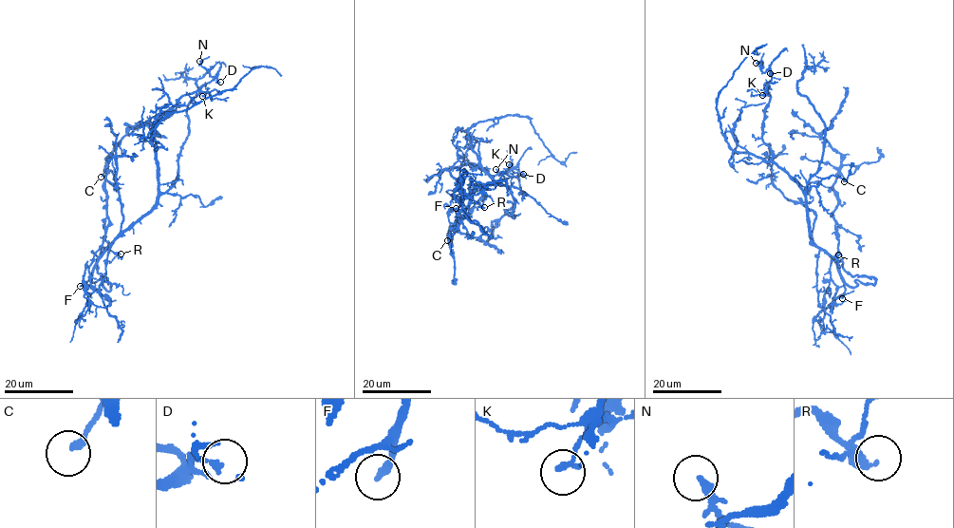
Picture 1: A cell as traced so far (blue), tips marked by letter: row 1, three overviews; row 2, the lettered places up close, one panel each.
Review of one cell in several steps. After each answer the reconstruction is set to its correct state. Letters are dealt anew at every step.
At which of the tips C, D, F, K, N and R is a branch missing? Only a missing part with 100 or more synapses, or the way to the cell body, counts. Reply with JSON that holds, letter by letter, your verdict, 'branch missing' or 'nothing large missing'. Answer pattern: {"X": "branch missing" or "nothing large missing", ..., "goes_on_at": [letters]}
{"C": "nothing large missing", "D": "nothing large missing", "F": "branch missing", "K": "nothing large missing", "N": "nothing large missing", "R": "nothing large missing", "goes_on_at": ["F"]}

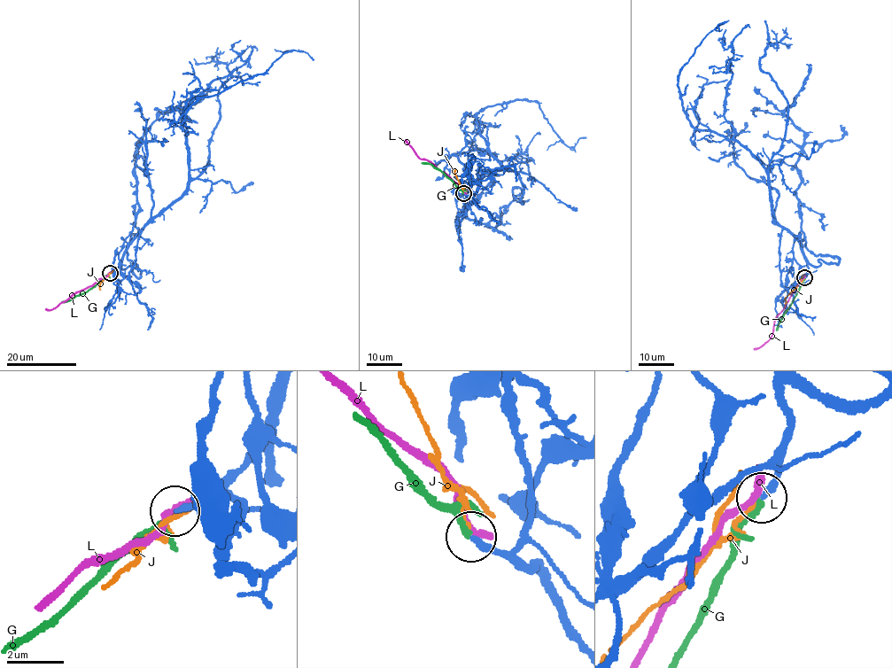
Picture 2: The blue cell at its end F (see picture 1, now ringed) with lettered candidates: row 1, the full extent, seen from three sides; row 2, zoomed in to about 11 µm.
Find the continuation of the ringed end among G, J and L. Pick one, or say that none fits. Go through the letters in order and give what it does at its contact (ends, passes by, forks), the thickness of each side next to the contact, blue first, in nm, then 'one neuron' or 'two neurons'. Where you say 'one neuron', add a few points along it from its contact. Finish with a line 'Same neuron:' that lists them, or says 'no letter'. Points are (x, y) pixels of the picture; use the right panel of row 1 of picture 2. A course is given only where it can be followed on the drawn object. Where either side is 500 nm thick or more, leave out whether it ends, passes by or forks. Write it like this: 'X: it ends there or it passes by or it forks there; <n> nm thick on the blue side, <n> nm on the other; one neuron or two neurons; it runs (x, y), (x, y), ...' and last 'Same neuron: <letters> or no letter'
G: it ends there; 220 nm thick on the blue side, 220 nm on the other; one neuron; it runs (804, 277), (776, 330)
J: it ends there; 220 nm thick on the blue side, 130 nm on the other; two neurons
L: it ends there; 240 nm thick on the blue side, 300 nm on the other; two neurons
Same neuron: G

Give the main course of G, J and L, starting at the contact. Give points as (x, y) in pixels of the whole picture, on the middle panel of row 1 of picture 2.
G: (463, 193), (443, 172), (422, 162)
J: (462, 193), (454, 172), (456, 169)
L: (464, 193), (444, 172), (416, 156), (405, 139)

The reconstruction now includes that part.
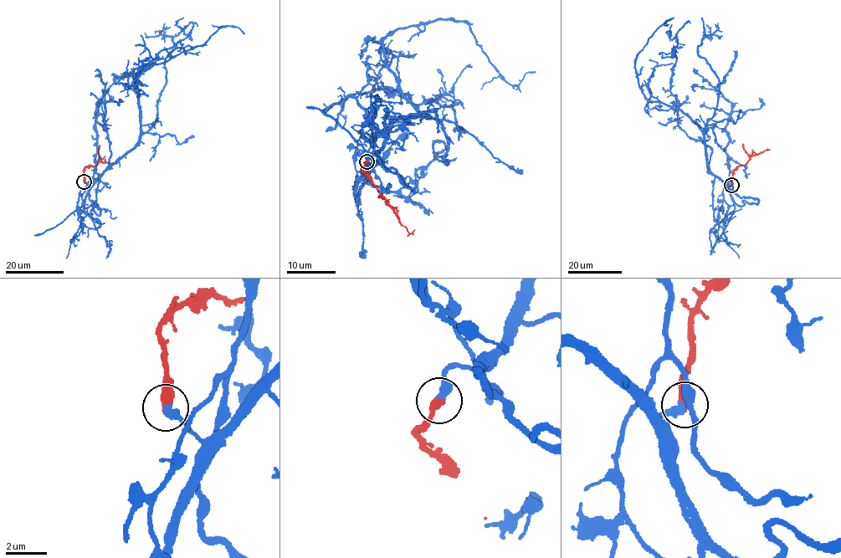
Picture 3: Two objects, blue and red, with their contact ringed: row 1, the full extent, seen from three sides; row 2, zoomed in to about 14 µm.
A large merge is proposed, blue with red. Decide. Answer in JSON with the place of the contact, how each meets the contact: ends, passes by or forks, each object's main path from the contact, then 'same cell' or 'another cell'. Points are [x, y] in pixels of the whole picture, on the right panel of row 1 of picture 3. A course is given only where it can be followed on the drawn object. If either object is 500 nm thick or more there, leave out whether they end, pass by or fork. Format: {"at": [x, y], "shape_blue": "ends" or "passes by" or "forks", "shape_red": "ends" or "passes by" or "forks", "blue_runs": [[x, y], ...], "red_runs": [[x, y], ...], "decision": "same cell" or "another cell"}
{"at": [731, 185], "shape_blue": "ends", "shape_red": "ends", "blue_runs": [[730, 185], [712, 175], [698, 125], [681, 111], [650, 101], [639, 87], [638, 53], [666, 23]], "red_runs": [[731, 185], [735, 170], [767, 148]], "decision": "same cell"}

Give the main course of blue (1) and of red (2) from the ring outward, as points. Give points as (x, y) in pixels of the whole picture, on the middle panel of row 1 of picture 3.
1: (366, 161), (391, 125), (426, 116), (385, 61), (382, 40), (397, 30), (464, 22), (505, 81), (535, 71)
2: (366, 161), (361, 169), (402, 225), (410, 233), (414, 230)

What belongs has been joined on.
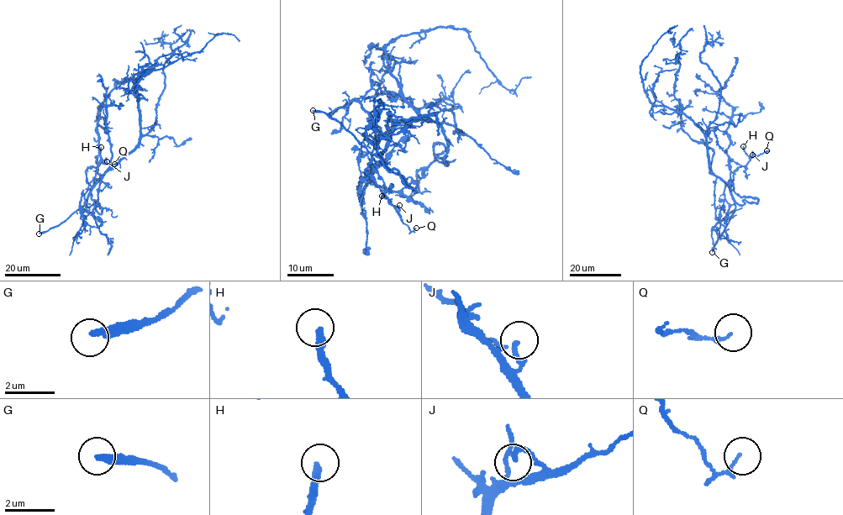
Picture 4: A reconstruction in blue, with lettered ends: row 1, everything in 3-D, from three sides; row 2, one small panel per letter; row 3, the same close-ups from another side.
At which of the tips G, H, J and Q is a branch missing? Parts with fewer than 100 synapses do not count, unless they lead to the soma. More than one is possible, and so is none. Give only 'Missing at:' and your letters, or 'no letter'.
Missing at: G

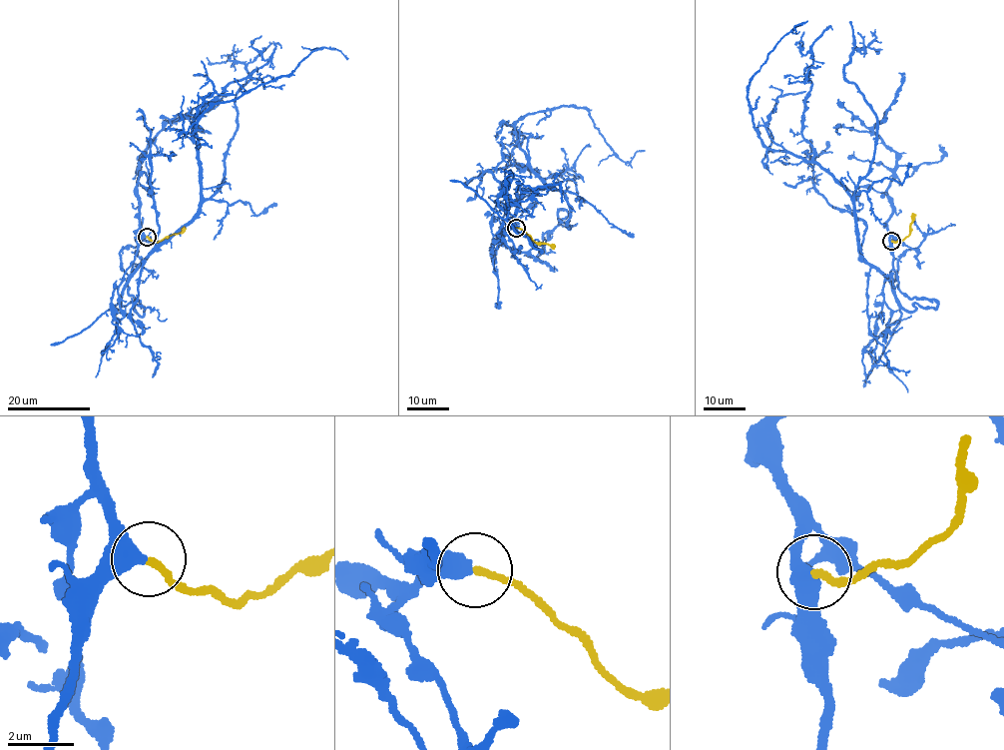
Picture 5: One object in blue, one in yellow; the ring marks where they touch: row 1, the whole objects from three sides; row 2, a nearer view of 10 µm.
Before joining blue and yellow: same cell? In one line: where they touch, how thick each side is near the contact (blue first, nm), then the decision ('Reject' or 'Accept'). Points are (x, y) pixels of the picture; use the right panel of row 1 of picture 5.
Place: (891, 241). Thickness 550 nm (blue) against 200 nm. Accept

